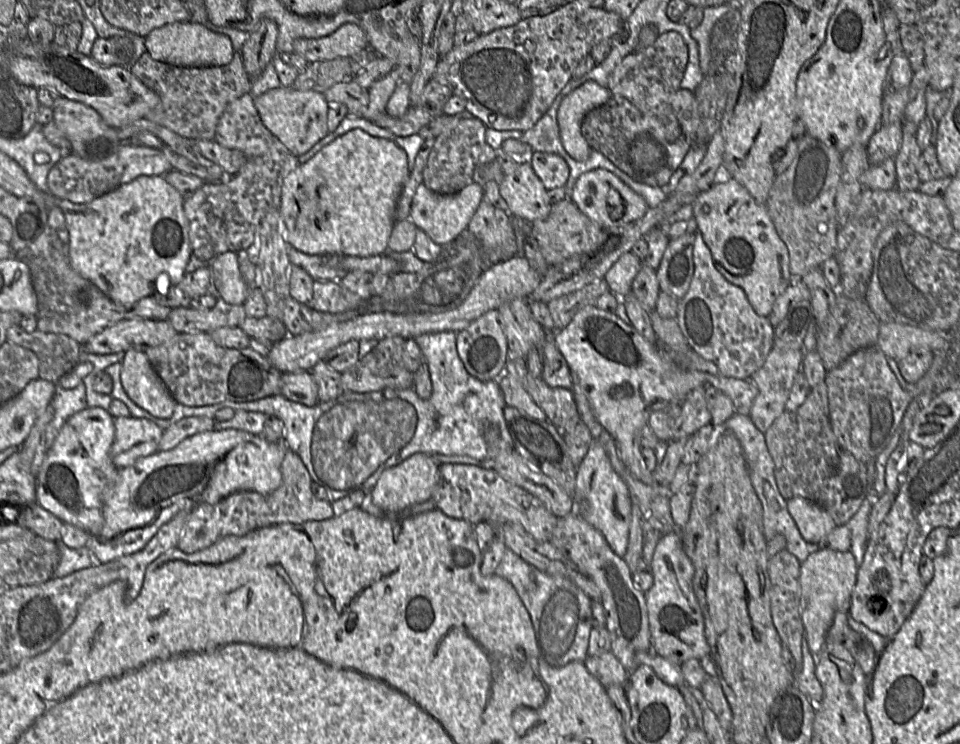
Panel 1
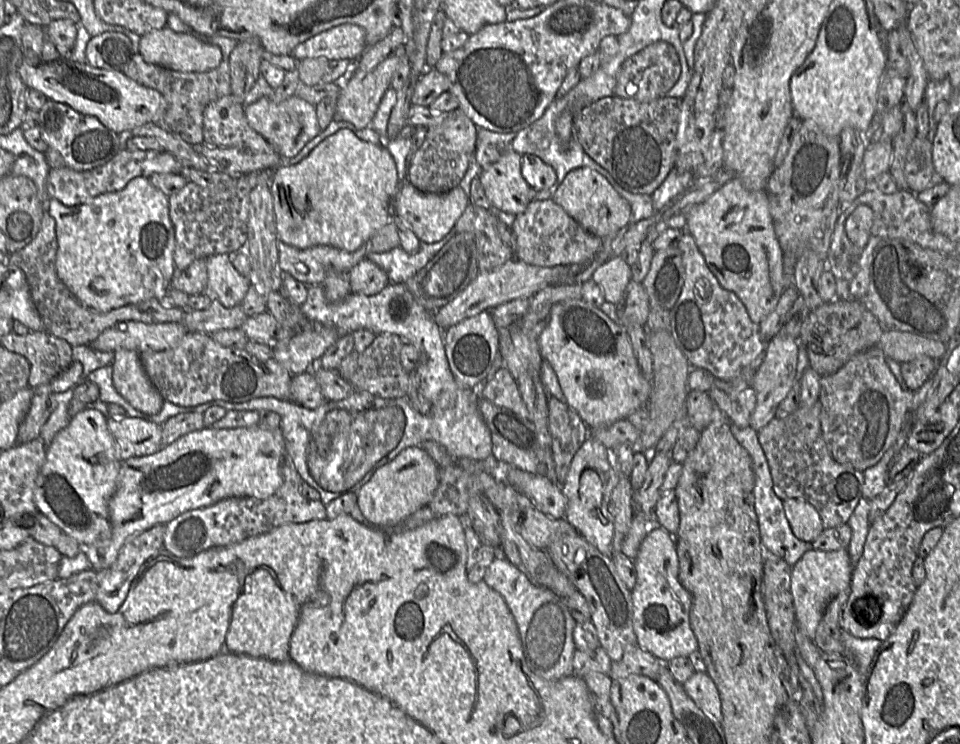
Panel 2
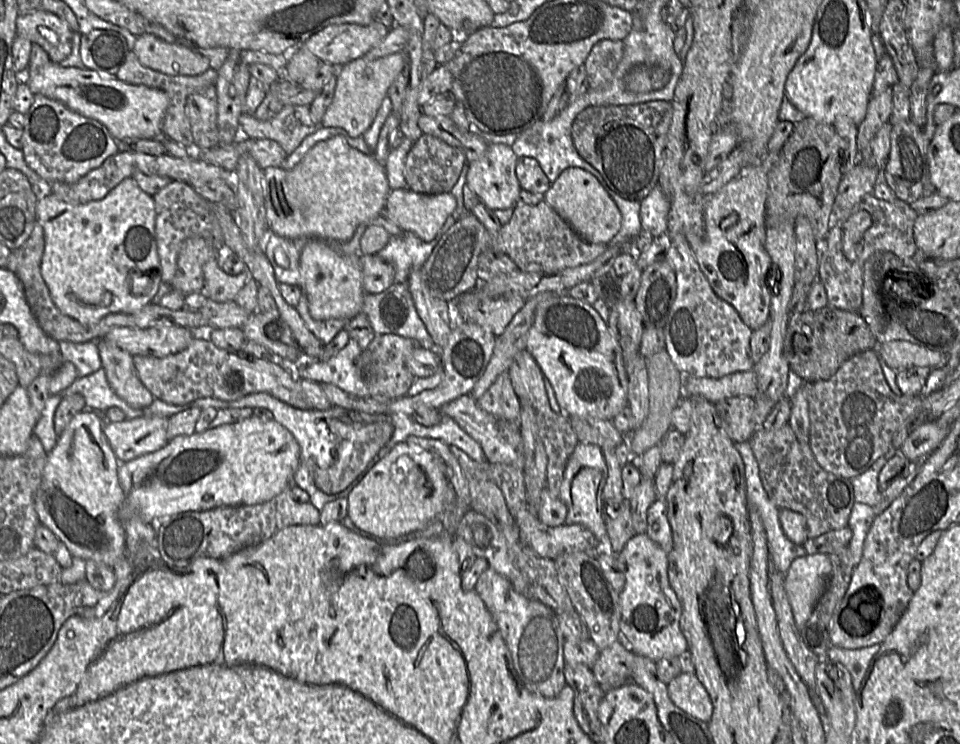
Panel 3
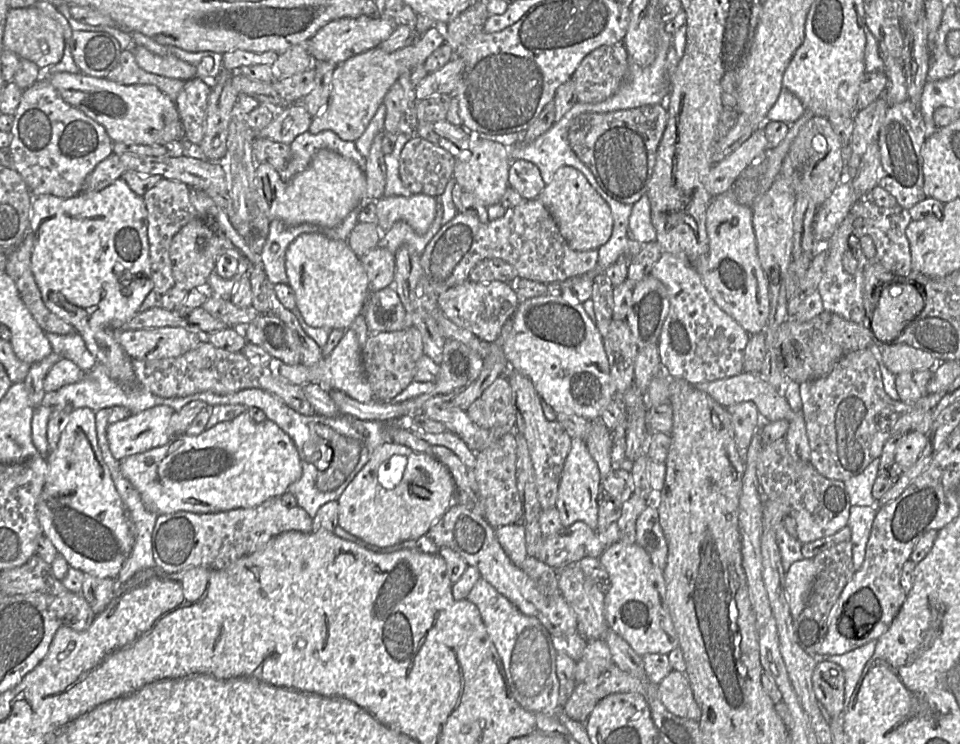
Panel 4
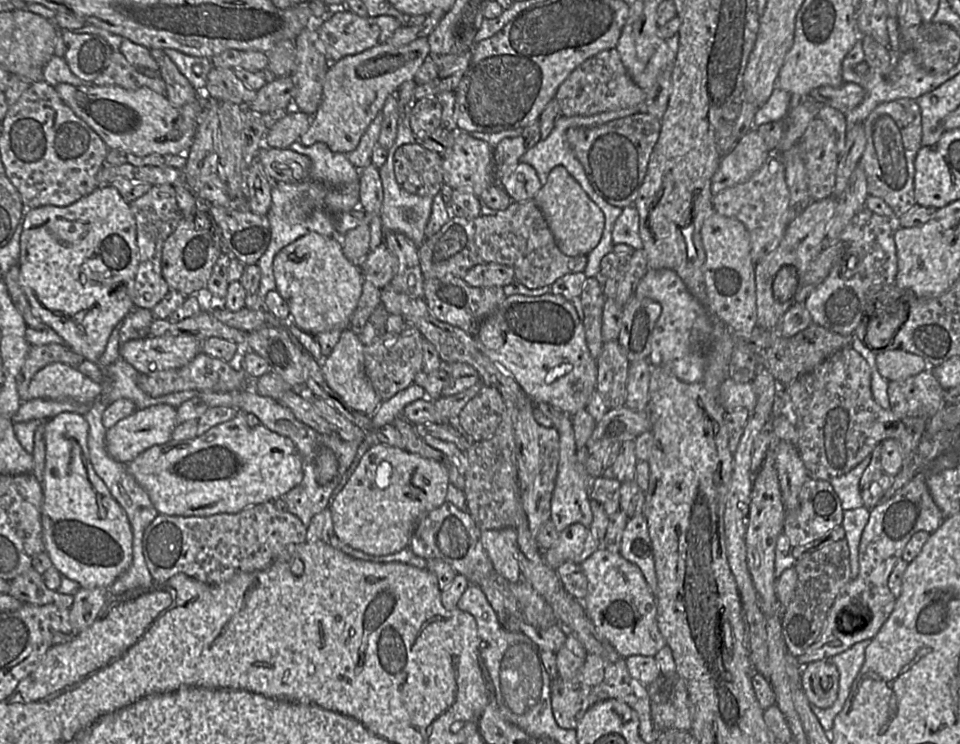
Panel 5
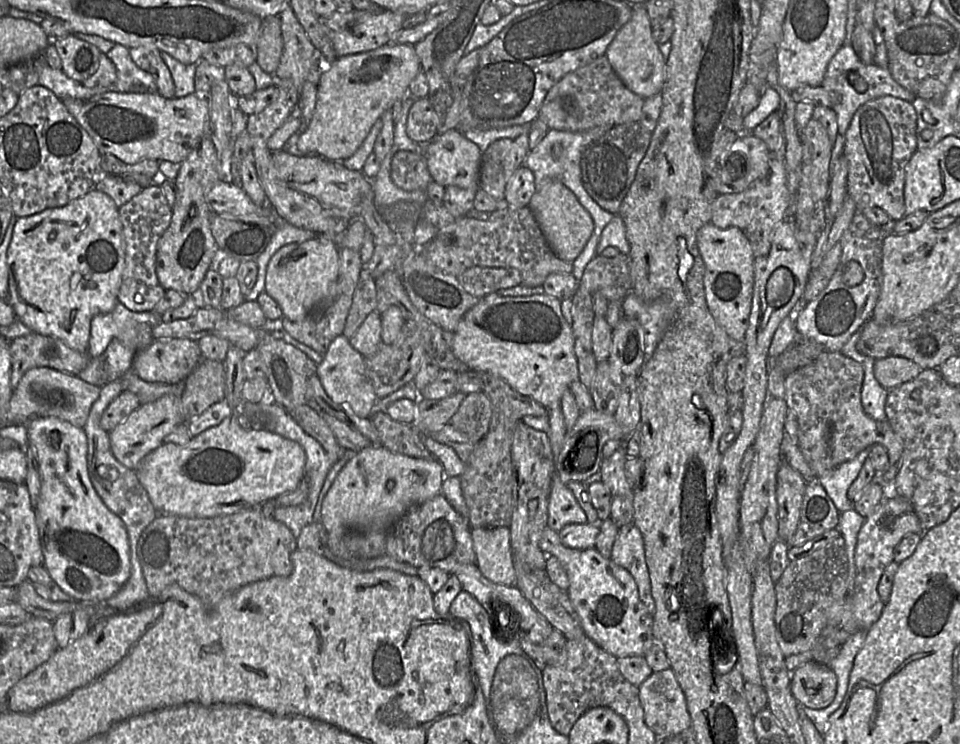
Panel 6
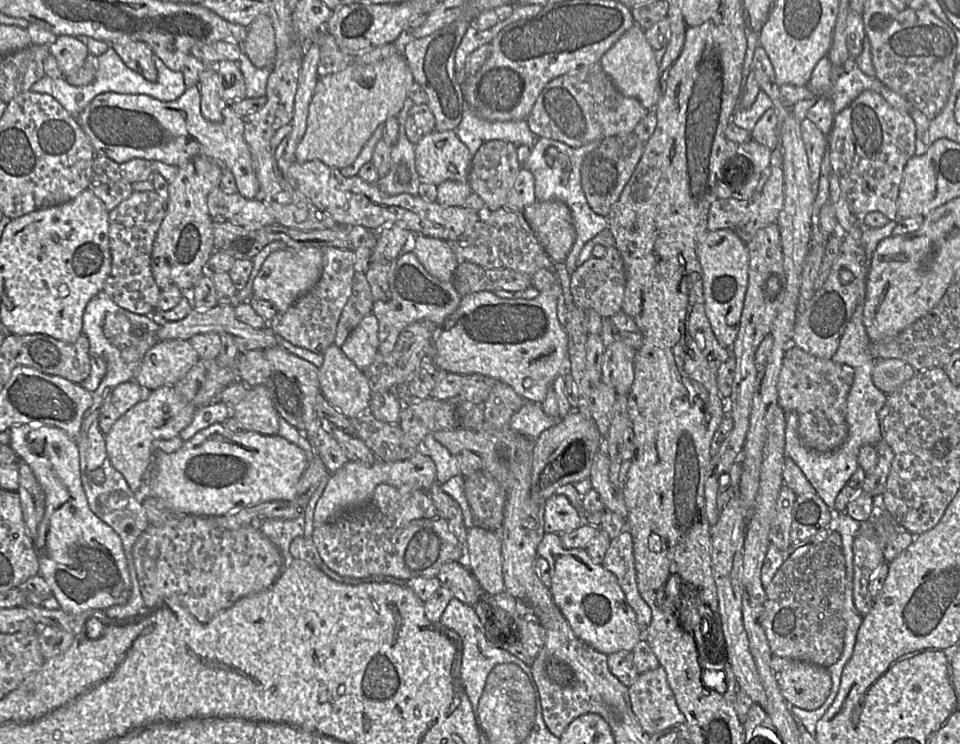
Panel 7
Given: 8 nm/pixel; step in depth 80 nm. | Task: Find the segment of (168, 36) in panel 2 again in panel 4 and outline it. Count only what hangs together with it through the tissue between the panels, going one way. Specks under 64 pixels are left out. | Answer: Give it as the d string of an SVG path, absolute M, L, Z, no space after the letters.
M133 46L136 62L143 70L163 77L187 81L197 74L197 66L180 60L174 55L157 55L143 46Z

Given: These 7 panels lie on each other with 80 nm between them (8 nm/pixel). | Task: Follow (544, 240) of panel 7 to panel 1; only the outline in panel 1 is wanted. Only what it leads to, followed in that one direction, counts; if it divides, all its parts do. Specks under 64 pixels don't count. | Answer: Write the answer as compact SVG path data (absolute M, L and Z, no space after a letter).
M604 169L591 170L580 175L569 199L584 215L603 228L630 223L642 217L649 208L642 196Z

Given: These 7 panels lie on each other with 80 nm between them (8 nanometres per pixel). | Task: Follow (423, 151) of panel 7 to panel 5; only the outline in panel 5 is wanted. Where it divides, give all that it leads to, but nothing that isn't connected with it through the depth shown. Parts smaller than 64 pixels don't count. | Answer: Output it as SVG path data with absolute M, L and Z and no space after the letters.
M456 128L454 144L443 154L443 182L452 189L469 189L477 197L495 183L493 148Z

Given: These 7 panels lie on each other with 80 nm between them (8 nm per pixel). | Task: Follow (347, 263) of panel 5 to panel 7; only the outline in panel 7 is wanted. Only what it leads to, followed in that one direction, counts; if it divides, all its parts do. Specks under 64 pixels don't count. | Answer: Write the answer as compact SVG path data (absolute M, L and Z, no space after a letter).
M315 247L285 248L275 251L263 263L255 280L251 299L262 299L285 312L297 299L318 282L323 269L323 249Z

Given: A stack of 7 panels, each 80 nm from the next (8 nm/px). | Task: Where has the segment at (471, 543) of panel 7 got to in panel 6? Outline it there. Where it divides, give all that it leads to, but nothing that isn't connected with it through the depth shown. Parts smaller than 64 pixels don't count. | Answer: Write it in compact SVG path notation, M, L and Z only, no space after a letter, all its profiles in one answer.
M472 528L471 536L476 554L476 566L491 582L511 586L516 582L510 530Z

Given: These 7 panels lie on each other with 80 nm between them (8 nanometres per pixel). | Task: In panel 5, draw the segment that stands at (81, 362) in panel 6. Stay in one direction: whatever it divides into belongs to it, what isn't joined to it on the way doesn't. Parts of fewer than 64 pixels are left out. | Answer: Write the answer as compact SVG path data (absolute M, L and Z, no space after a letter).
M51 343L30 346L24 364L16 376L16 388L21 401L29 401L29 383L33 376L43 367L60 362L77 368L83 360L82 356L73 352L66 345Z

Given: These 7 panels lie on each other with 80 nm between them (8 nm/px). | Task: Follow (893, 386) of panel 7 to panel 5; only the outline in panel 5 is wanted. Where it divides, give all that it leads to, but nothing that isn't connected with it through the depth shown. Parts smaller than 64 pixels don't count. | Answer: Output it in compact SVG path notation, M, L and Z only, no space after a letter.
M900 349L878 353L876 364L881 376L889 382L905 380L929 367L921 356Z

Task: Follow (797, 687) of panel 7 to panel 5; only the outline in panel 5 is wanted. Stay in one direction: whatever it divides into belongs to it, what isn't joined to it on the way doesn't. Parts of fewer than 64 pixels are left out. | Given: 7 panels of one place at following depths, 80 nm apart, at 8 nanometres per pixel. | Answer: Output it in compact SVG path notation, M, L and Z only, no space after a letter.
M828 660L805 665L801 670L801 685L812 706L829 708L837 699L839 672Z

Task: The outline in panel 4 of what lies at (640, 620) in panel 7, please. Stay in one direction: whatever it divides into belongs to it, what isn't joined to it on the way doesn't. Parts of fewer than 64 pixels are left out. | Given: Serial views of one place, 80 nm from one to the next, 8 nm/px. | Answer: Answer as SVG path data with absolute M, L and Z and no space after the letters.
M648 505L639 515L634 542L647 551L654 565L663 570L666 565L668 546L656 505Z

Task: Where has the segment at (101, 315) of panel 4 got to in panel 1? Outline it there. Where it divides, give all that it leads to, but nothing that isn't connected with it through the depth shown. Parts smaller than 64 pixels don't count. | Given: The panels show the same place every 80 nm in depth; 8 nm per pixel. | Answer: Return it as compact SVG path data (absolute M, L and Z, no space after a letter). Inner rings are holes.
M164 175L139 176L89 203L59 200L69 232L69 261L83 278L95 284L114 302L130 304L157 292L165 295L186 274L190 260L189 223L183 211L184 197L164 179ZM145 349L125 352L120 373L128 397L152 416L168 419L177 402L152 367Z

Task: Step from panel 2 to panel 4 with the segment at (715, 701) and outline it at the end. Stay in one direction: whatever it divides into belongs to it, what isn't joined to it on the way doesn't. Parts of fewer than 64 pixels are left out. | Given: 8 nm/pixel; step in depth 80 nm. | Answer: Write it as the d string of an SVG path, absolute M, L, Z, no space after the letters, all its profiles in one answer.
M672 670L657 684L657 691L661 702L672 714L697 721L700 719L701 709L684 672Z

